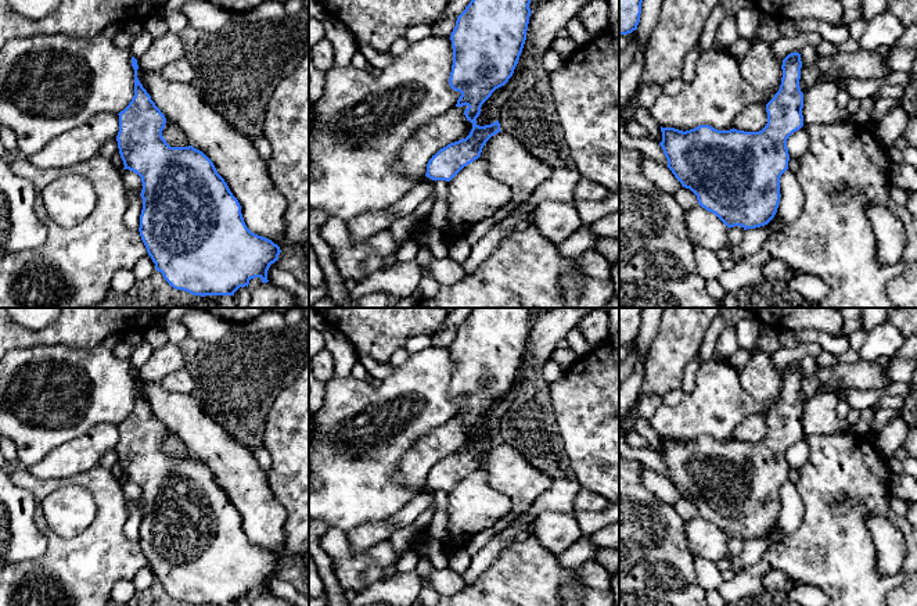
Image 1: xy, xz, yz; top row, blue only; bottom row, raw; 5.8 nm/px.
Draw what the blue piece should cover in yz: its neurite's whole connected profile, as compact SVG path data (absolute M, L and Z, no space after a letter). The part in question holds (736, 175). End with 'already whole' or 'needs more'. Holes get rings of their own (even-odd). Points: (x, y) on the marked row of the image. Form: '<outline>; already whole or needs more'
M791 53L783 60L783 78L778 92L766 104L767 123L759 132L744 132L737 129L718 130L709 125L700 125L690 130L662 128L659 146L668 159L668 168L683 187L690 189L698 204L715 214L729 229L741 226L744 230L767 225L776 215L780 202L780 178L788 169L790 154L787 139L803 126L803 93L799 87L801 54Z; already whole

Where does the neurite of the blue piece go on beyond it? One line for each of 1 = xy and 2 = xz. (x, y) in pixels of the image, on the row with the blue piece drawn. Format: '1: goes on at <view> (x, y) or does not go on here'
1: does not go on here
2: does not go on here

